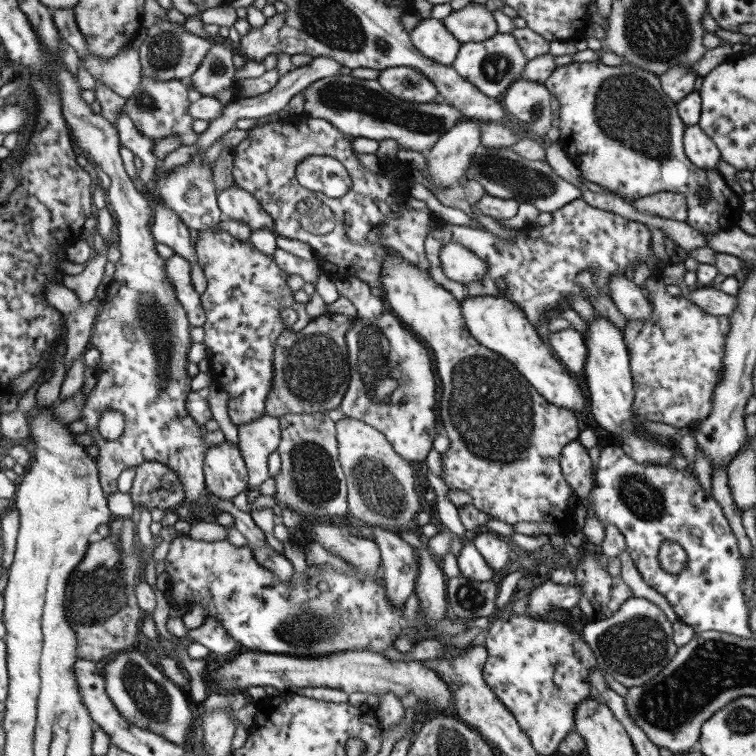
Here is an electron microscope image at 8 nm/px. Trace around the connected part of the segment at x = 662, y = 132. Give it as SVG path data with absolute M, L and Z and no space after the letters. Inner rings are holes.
M595 60L594 62L575 62L557 66L556 70L554 70L544 83L552 96L554 104L551 126L556 126L556 128L558 128L561 136L558 143L564 149L564 152L573 160L573 163L580 169L580 174L583 178L590 180L590 182L594 182L594 184L599 184L605 189L608 188L610 193L624 196L629 201L636 198L644 198L645 196L650 196L662 191L685 194L688 207L686 224L689 224L694 230L698 230L700 233L715 233L719 230L726 230L727 228L738 226L738 218L740 218L740 213L743 211L741 194L732 190L717 169L701 169L695 164L692 164L691 160L688 160L683 145L683 136L687 126L678 115L677 104L672 102L672 99L663 91L660 77L657 74L634 65L621 64L617 66L608 66L603 64L600 60ZM701 188L705 188L705 190L709 192L709 199L707 201L701 199L701 192L699 191Z

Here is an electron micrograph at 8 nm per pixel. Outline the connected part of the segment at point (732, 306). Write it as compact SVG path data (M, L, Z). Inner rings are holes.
M714 286L690 289L691 302L713 316L730 316L738 306L737 296L730 296Z

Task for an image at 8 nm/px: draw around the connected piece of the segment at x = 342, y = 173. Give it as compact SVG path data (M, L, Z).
M319 155L307 162L302 160L296 166L296 176L302 187L330 198L344 196L353 185L342 162L332 156L323 158Z

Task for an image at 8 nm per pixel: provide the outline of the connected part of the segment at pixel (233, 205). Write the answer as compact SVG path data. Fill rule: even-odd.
M237 184L217 195L217 203L225 218L246 222L252 230L265 228L277 234L274 219L247 190Z

